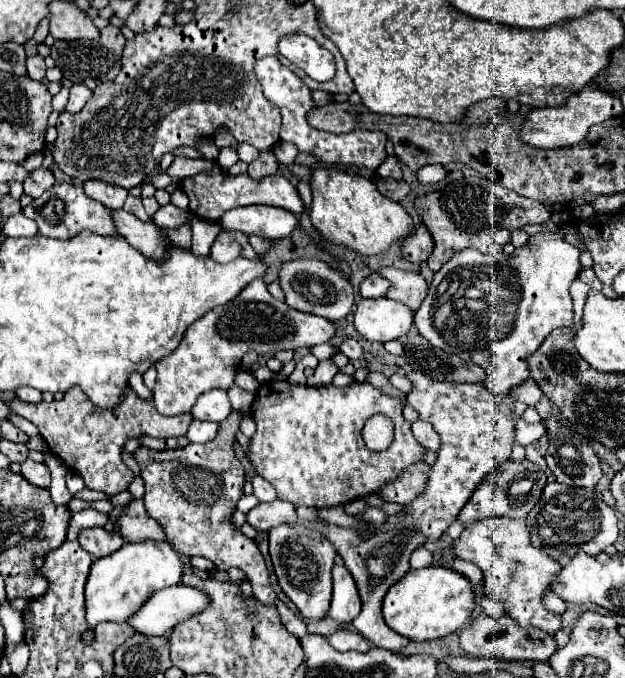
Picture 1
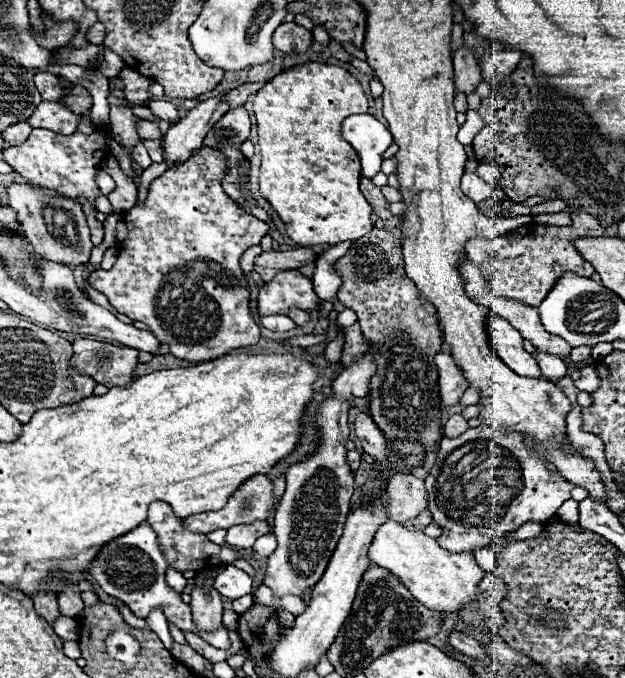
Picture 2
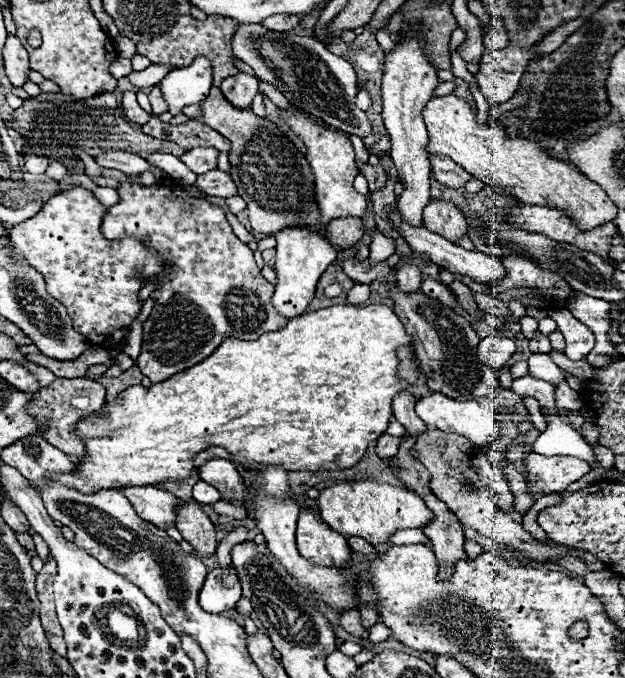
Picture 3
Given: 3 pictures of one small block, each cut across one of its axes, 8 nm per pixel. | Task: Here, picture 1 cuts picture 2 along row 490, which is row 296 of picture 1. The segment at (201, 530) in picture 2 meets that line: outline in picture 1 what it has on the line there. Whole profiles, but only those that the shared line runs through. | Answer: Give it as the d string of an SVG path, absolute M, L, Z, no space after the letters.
M262 278L252 280L236 300L220 308L212 308L200 320L188 328L180 346L156 362L158 378L154 386L154 406L162 416L178 416L192 410L198 396L212 388L230 388L238 370L240 358L248 350L256 350L260 356L272 356L278 350L312 348L316 344L330 342L336 334L334 322L292 310L288 304L278 302Z

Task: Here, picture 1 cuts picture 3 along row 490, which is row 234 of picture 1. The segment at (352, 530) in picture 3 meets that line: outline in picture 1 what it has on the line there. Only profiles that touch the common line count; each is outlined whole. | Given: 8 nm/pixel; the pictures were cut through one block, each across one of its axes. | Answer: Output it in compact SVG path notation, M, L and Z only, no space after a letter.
M318 168L310 180L312 208L310 220L314 228L332 244L346 246L360 256L378 256L392 244L404 242L414 230L410 214L398 204L382 196L372 180L350 174L340 168Z

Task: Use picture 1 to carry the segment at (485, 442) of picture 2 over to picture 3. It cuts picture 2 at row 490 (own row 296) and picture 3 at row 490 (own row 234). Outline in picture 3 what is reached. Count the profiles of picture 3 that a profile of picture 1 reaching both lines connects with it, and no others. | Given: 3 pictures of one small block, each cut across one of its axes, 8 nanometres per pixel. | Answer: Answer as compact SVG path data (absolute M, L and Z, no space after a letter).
M536 452L524 454L526 484L540 494L560 494L572 482L588 474L590 464L574 456L536 456Z

